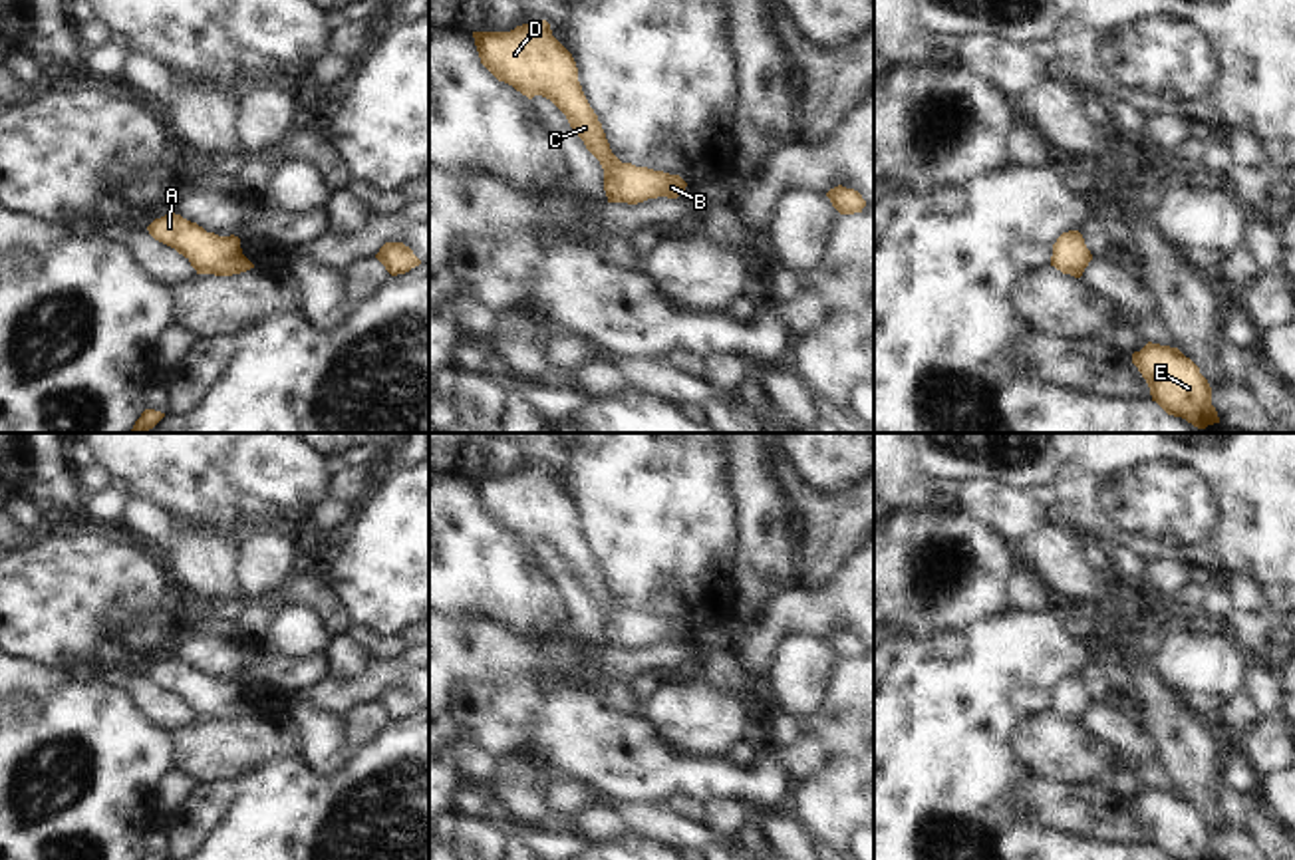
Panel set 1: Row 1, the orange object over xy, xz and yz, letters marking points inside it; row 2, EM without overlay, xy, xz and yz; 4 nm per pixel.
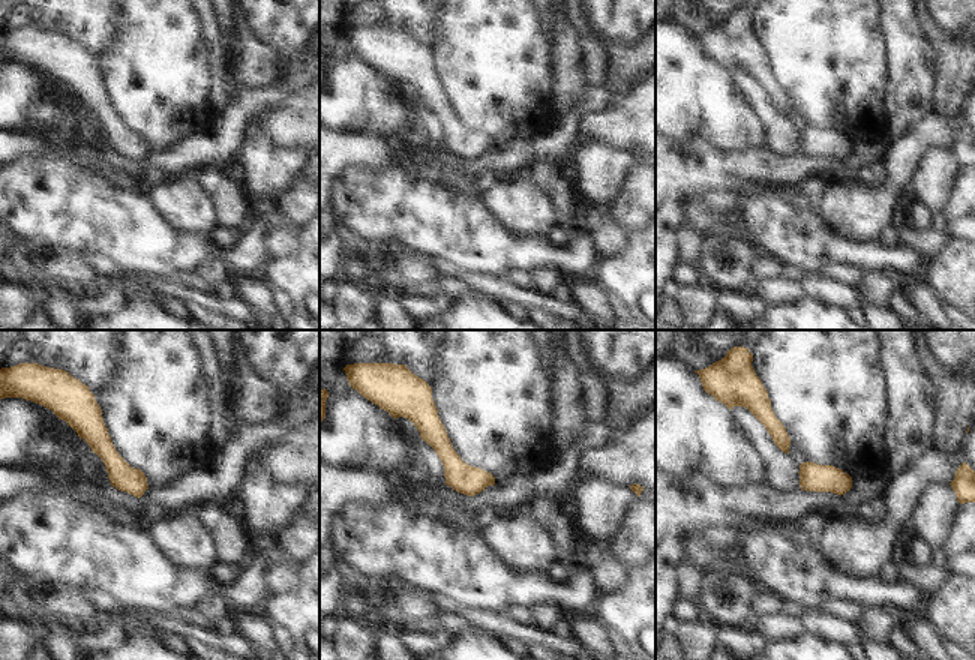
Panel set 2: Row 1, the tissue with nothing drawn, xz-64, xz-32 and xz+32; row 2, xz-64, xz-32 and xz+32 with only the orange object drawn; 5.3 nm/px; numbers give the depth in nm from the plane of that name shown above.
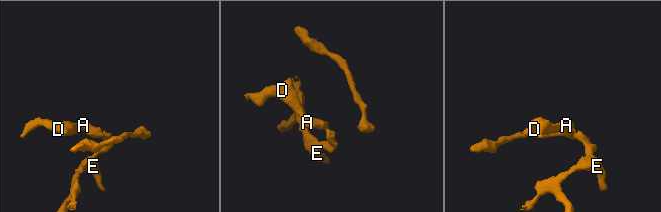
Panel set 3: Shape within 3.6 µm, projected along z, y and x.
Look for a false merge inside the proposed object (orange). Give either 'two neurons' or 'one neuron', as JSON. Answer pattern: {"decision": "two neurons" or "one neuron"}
{"decision": "one neuron"}

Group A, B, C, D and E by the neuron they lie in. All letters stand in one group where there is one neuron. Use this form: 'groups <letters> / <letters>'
groups A B C D E

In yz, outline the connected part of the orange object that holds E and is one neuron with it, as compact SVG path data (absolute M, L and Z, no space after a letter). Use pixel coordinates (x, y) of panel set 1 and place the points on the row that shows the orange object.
M1148 342L1132 354L1156 401L1168 415L1182 417L1198 429L1220 423L1212 405L1212 387L1200 367L1178 348Z

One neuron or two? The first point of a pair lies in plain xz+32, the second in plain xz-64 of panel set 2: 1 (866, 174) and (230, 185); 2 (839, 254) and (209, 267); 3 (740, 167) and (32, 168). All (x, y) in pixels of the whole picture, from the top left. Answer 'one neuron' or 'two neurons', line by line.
1: one neuron
2: two neurons
3: two neurons

